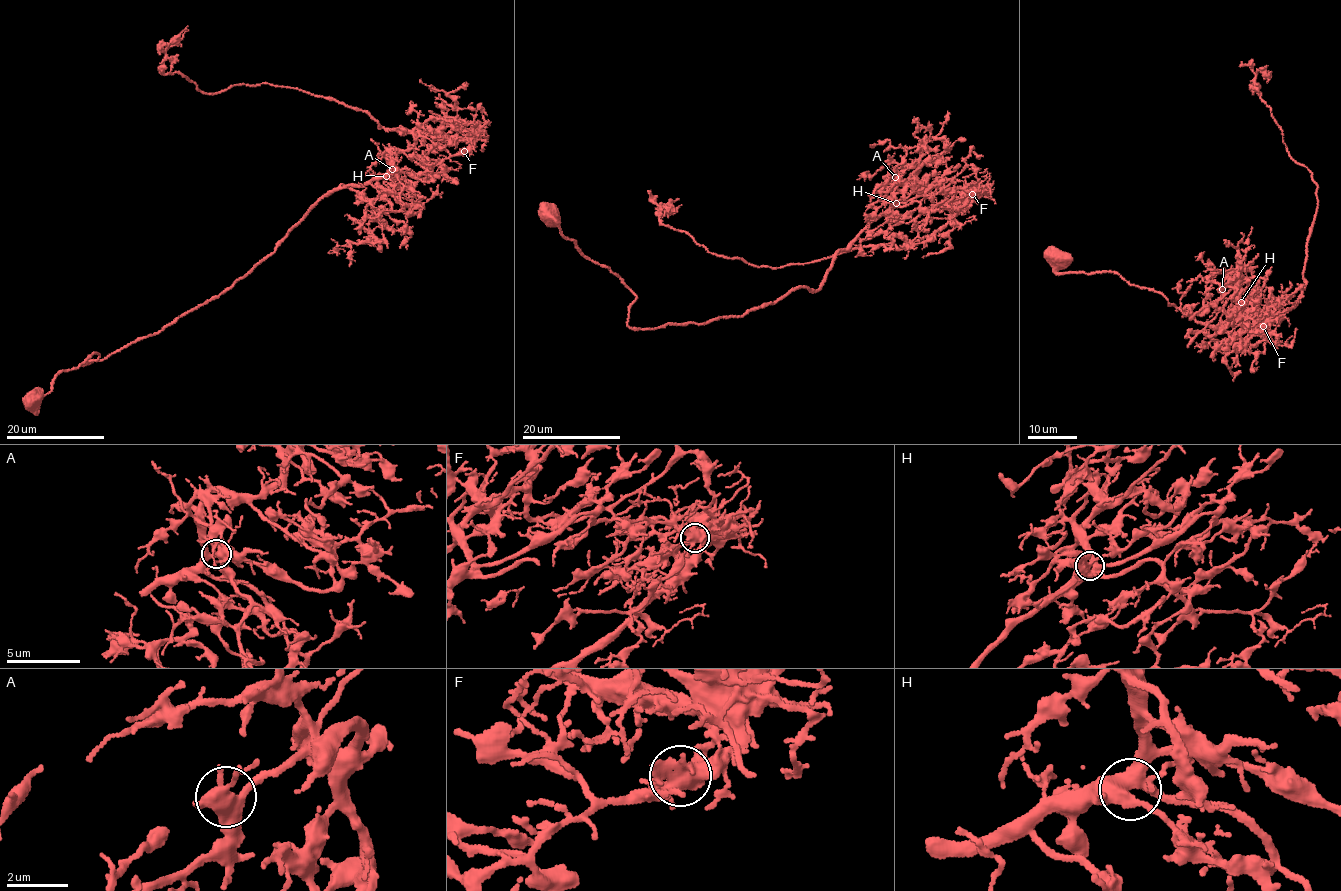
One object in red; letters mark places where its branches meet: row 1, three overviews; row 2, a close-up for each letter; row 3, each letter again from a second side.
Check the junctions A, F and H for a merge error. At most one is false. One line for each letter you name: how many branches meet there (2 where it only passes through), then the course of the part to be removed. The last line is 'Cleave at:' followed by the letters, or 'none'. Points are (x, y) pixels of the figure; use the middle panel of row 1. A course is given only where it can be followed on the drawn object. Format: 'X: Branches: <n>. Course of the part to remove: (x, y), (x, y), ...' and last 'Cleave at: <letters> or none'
F: Branches: 5. Course of the part to remove: (971, 194), (946, 223), (902, 248), (871, 246), (772, 269), (717, 256), (661, 222), (659, 205), (681, 204)
Cleave at: F

